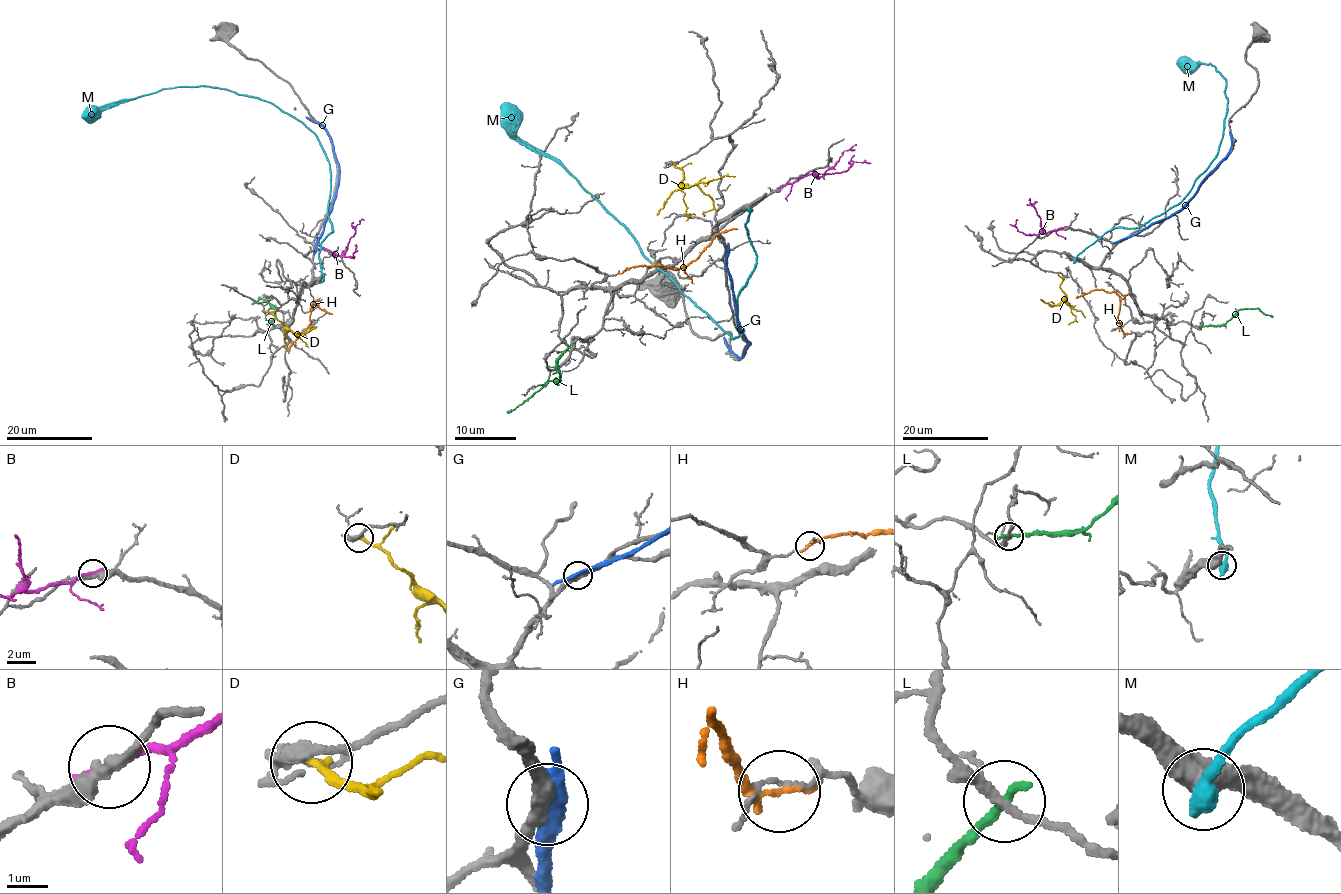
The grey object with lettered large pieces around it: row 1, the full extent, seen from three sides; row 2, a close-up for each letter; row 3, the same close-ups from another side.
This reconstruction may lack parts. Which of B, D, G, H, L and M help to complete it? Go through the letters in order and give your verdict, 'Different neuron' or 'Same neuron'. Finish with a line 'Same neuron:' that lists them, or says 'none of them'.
B: Different neuron
D: Different neuron
G: Different neuron
H: Different neuron
L: Different neuron
M: Different neuron
Same neuron: none of them

